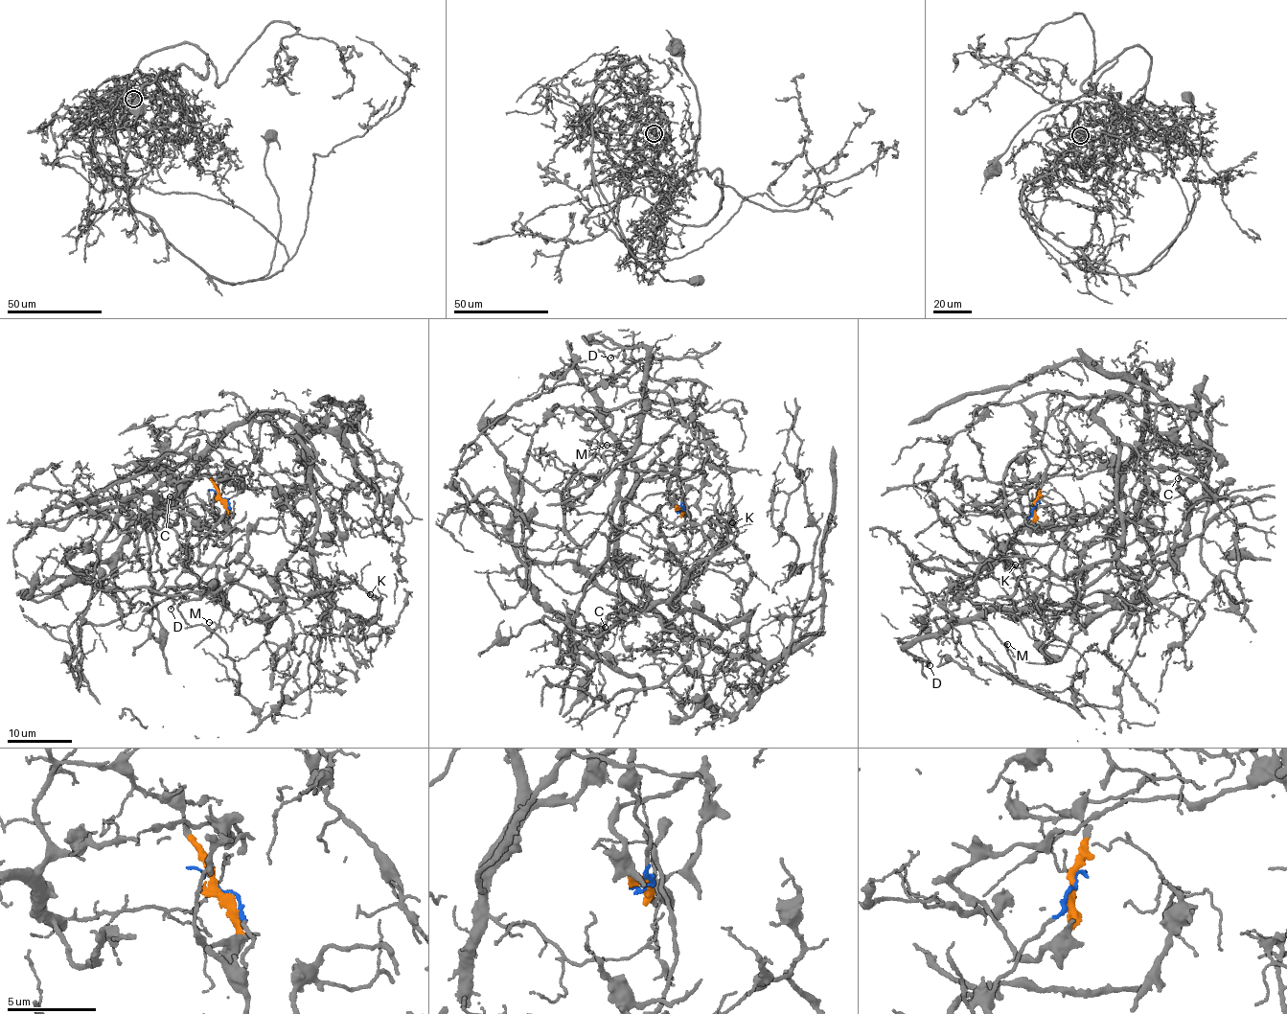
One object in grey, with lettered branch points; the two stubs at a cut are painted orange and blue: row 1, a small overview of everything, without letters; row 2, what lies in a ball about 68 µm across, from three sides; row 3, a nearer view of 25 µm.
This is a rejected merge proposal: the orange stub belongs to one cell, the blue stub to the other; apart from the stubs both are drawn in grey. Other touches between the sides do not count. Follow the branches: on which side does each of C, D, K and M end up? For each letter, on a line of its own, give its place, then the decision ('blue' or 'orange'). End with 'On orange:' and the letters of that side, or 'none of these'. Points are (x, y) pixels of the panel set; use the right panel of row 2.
C: place (1178, 478); orange
D: place (930, 665); blue
K: place (1015, 564); orange
M: place (1007, 644); blue
On orange: C, K

